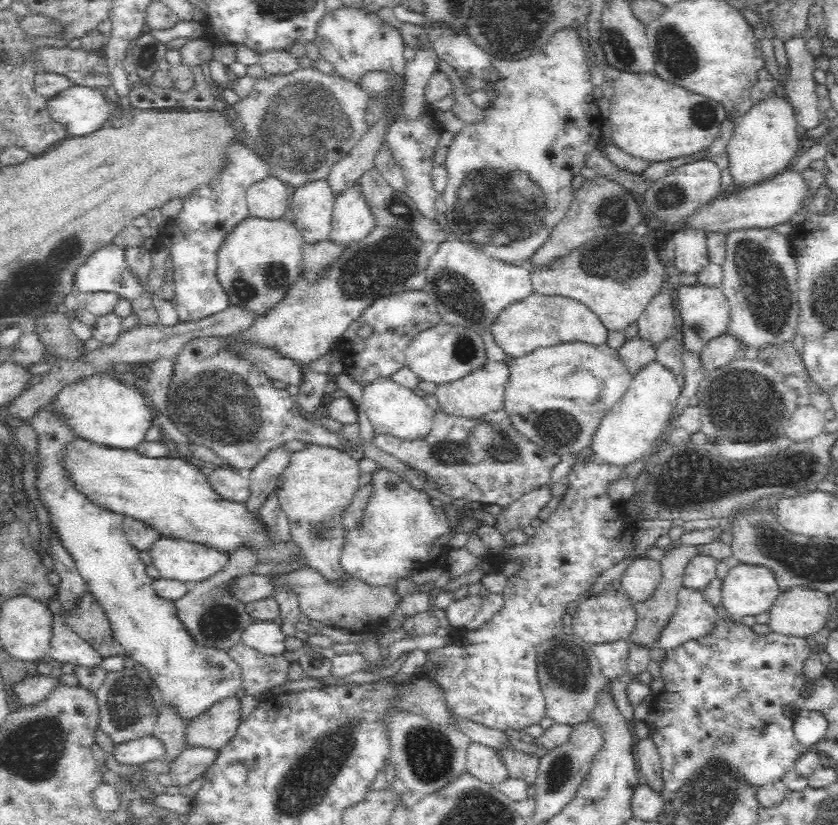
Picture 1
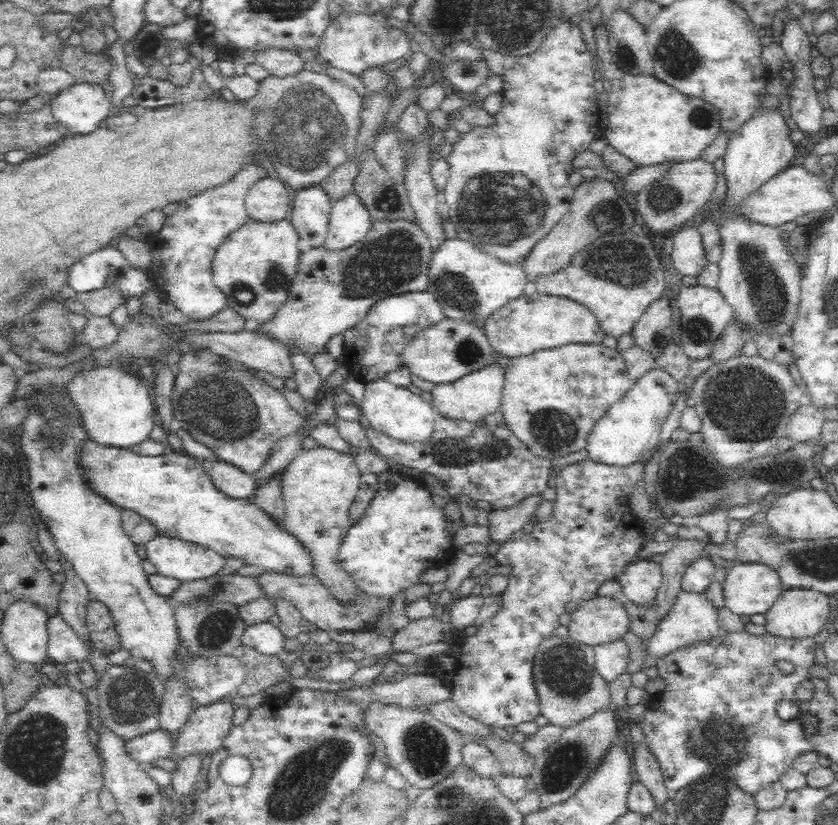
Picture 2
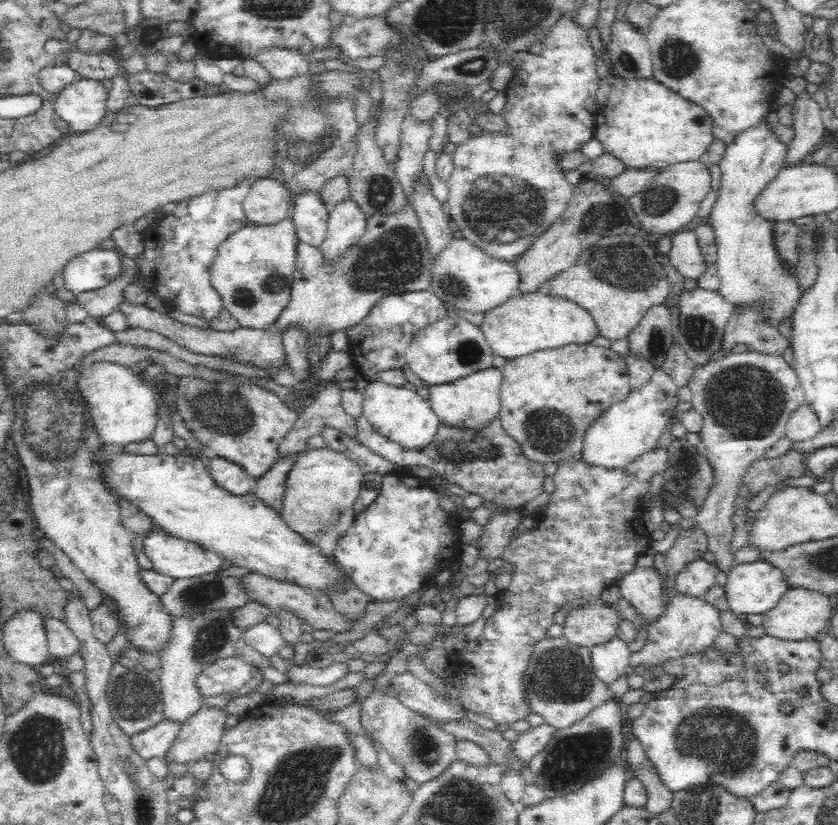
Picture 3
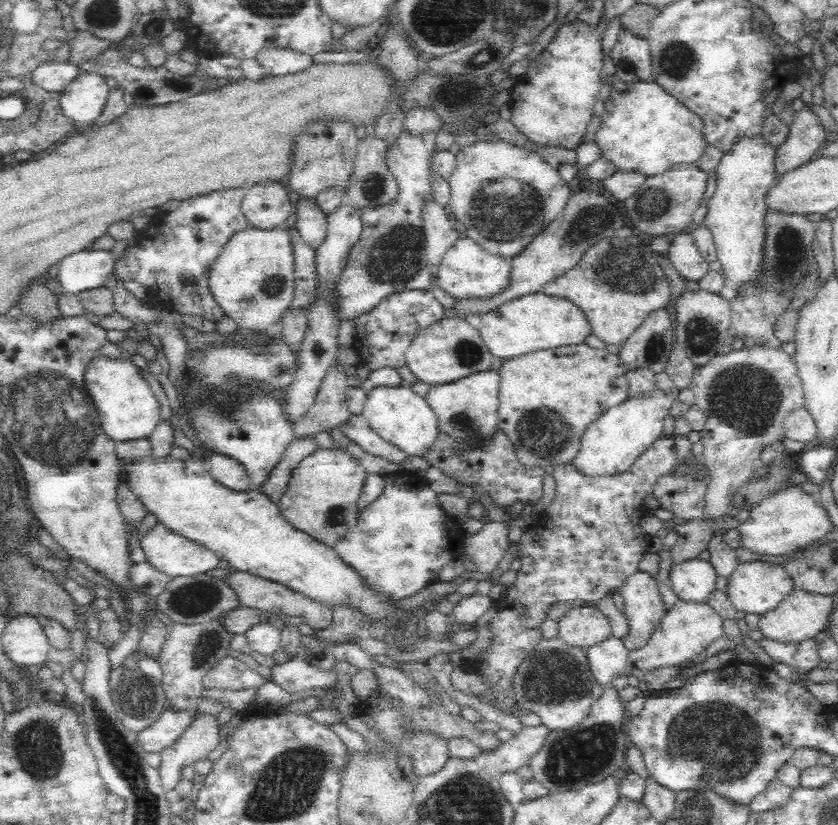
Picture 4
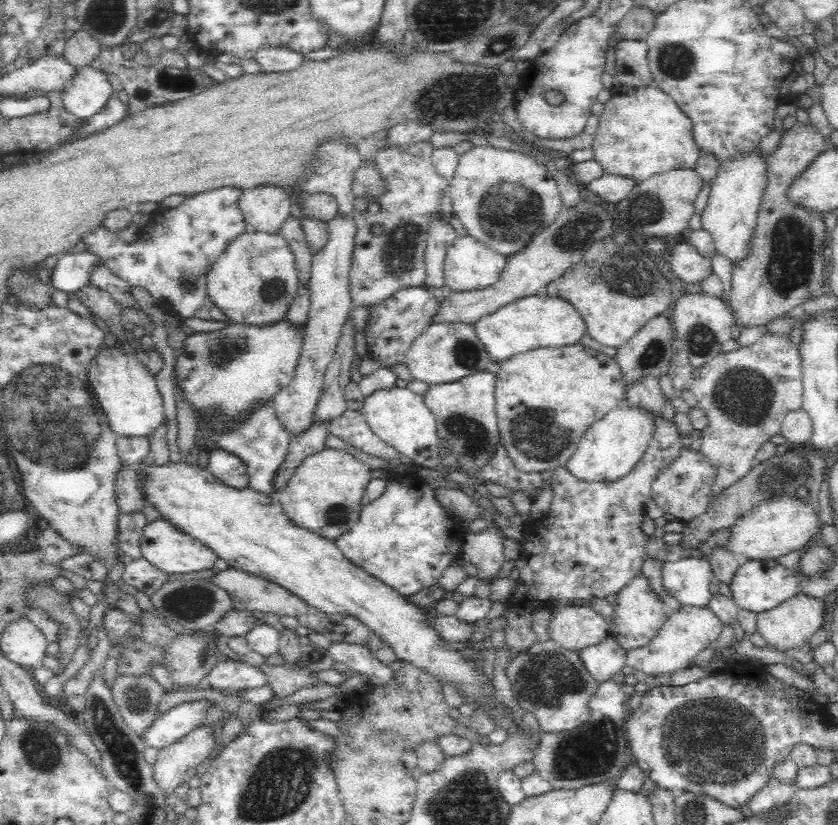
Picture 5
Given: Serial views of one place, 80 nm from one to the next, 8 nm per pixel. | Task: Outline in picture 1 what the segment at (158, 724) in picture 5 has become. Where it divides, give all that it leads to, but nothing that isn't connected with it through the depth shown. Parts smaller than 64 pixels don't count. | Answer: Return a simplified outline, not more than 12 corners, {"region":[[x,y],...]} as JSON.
{"region":[[151,735],[114,744],[114,760],[143,765],[164,756]]}

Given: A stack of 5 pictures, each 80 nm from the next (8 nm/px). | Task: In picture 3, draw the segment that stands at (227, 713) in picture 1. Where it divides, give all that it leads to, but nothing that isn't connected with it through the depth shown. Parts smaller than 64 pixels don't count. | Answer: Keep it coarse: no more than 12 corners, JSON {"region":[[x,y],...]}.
{"region":[[200,708],[165,760],[192,764],[220,748],[227,710]]}

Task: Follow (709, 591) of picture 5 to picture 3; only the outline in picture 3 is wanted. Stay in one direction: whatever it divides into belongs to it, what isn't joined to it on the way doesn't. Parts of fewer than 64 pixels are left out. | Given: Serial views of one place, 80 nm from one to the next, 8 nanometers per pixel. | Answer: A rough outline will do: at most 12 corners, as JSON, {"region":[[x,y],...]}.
{"region":[[693,560],[676,576],[676,590],[704,597],[719,571]]}

